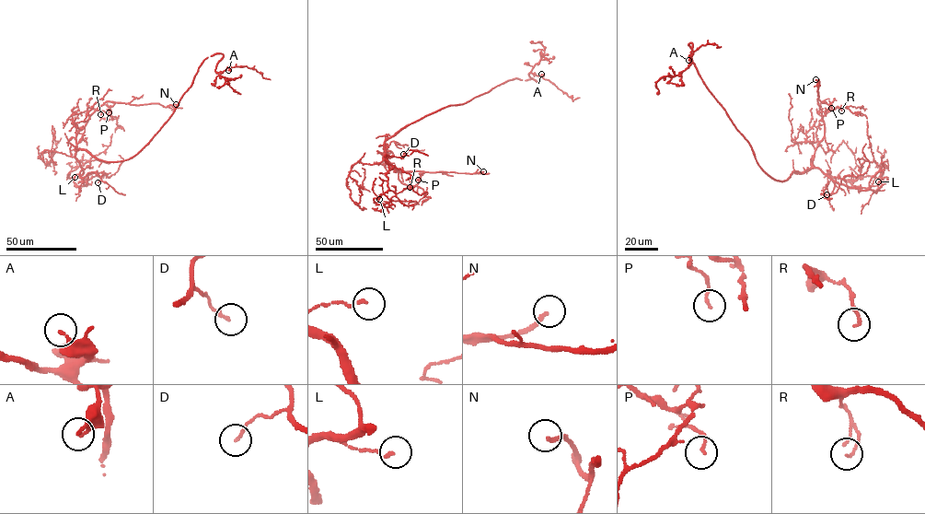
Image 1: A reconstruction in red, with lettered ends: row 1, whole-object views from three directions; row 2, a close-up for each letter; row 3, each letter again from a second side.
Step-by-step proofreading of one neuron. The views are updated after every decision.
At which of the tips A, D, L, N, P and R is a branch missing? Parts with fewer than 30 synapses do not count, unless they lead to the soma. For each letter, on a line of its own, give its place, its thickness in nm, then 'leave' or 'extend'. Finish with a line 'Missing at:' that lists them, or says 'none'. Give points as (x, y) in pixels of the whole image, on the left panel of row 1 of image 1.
A: at (228, 70); 190 nm thick; leave
D: at (98, 182); 130 nm thick; leave
L: at (75, 177); 120 nm thick; leave
N: at (176, 104); 180 nm thick; extend
P: at (109, 112); 120 nm thick; leave
R: at (100, 114); 110 nm thick; leave
Missing at: N

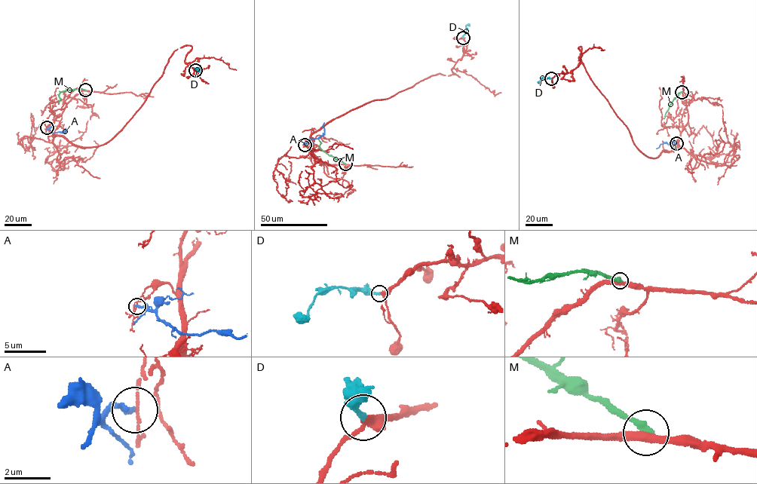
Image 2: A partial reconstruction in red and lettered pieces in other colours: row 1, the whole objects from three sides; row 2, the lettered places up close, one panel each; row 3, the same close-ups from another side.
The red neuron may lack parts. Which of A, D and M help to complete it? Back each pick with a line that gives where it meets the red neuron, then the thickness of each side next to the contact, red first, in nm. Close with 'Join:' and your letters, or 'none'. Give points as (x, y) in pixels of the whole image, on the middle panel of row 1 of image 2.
D: (463, 38) | 240/200 nm
Join: D

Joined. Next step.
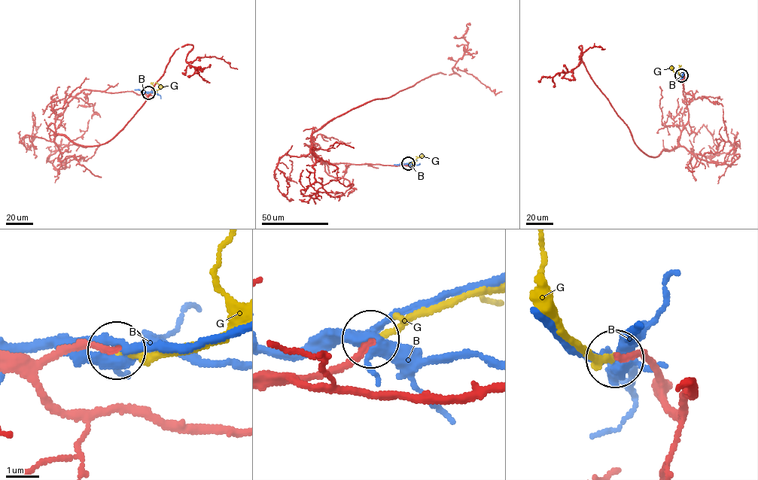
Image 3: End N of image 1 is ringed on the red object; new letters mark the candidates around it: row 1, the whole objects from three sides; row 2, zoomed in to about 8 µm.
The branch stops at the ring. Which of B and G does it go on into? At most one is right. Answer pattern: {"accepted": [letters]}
{"accepted": ["G"]}

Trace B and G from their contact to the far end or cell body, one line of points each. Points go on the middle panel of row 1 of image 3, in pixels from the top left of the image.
B: (408, 163), (419, 163)
G: (408, 163), (420, 157), (415, 156)

